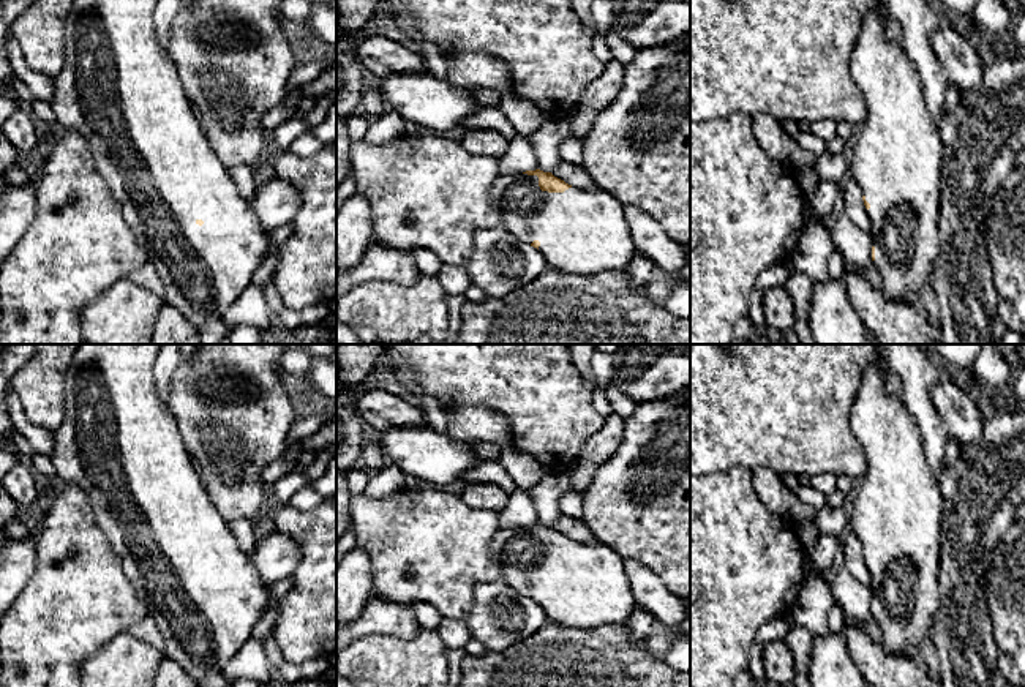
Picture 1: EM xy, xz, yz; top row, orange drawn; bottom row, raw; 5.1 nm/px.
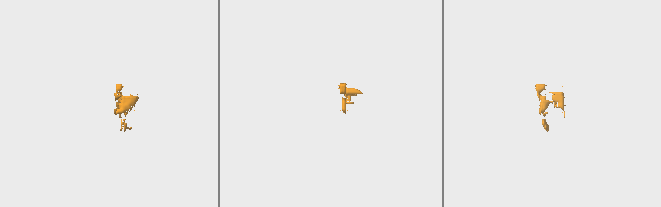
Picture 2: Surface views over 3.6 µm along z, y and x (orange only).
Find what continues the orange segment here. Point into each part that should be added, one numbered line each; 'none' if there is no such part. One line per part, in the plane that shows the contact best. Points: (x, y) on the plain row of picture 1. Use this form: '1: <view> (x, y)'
1: xz (583, 585)

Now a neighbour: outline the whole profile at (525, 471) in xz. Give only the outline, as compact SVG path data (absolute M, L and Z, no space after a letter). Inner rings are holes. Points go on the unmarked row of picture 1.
M512 444L501 450L499 463L516 486L532 488L548 474L535 458L521 453Z

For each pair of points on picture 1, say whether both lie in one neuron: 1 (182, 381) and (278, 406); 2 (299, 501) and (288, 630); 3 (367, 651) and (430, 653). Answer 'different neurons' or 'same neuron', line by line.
1: same neuron
2: different neurons
3: same neuron

